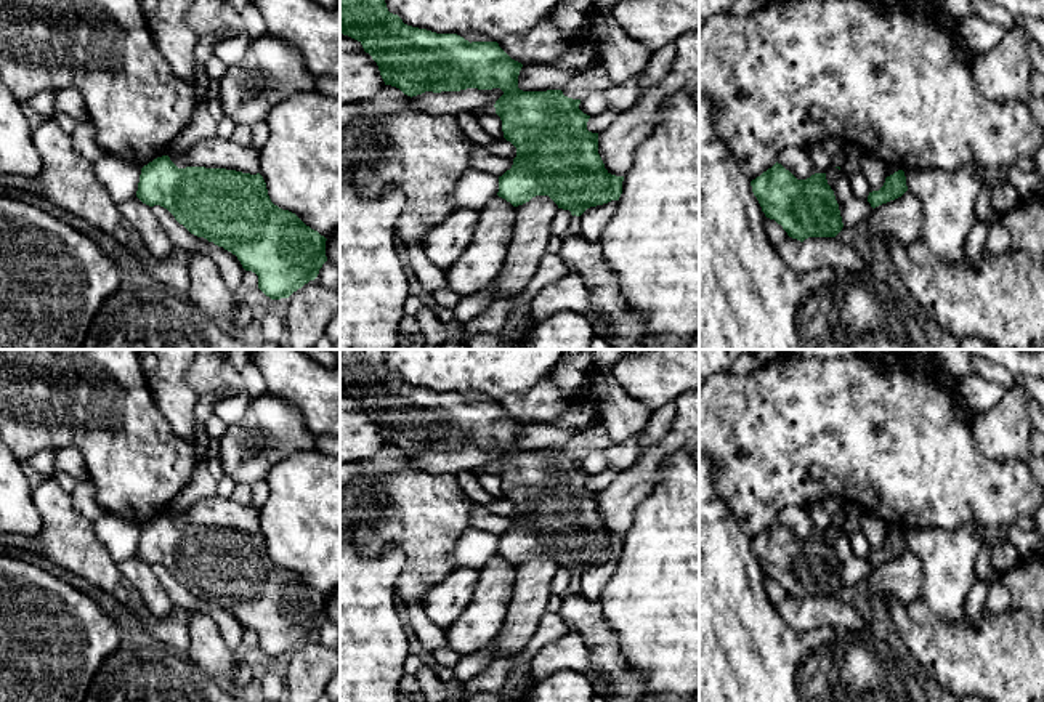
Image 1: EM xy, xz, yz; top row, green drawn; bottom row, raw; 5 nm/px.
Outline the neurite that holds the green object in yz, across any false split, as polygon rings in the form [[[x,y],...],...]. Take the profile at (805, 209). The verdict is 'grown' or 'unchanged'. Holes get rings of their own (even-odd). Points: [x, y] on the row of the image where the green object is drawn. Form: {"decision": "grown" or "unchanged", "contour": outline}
{"decision": "unchanged", "contour": [[[776,162],[751,186],[765,216],[781,224],[792,239],[836,237],[844,228],[826,173],[797,180]]]}

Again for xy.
{"decision": "unchanged", "contour": [[[162,155],[141,168],[136,197],[149,207],[167,208],[191,234],[236,255],[245,271],[258,276],[258,288],[271,300],[289,298],[314,280],[327,261],[327,239],[295,213],[274,205],[260,173],[205,167],[178,168],[168,155]]]}

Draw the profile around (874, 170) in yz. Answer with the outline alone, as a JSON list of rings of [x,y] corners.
[[[864,154],[860,162],[860,171],[866,178],[872,192],[884,186],[888,175],[888,165],[874,154]]]

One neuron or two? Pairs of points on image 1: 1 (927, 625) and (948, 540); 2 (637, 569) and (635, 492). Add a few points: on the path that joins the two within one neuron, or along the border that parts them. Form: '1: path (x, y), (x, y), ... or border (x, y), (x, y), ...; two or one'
1: border (919, 597), (948, 622), (958, 622), (964, 616); two
2: border (658, 480), (624, 536); two

